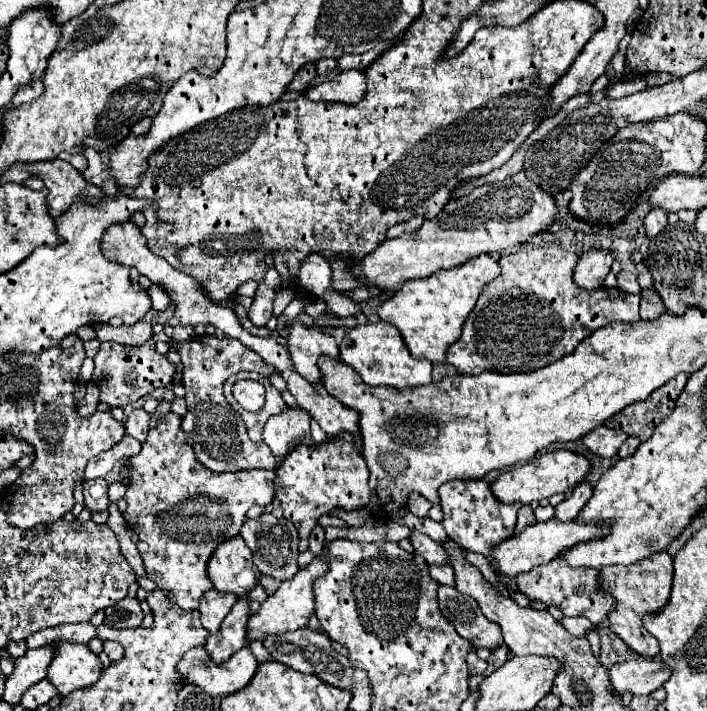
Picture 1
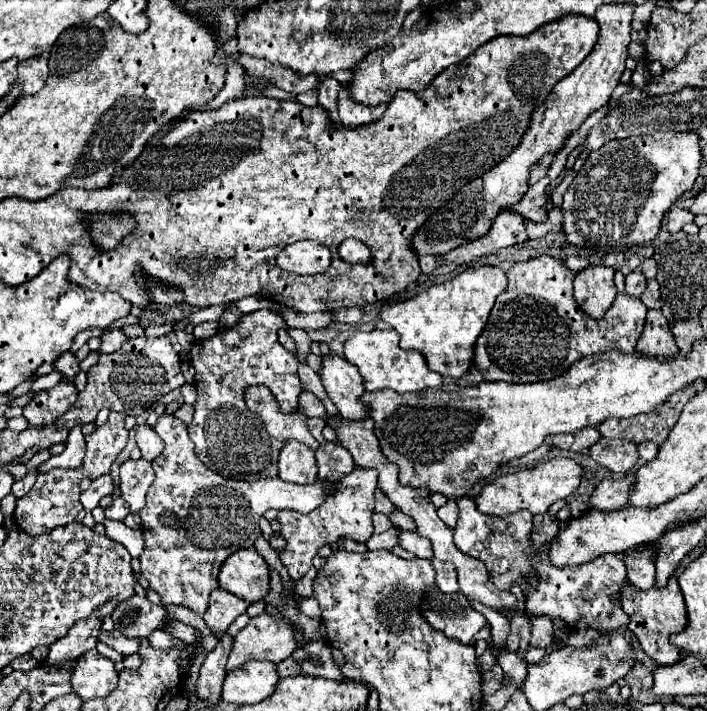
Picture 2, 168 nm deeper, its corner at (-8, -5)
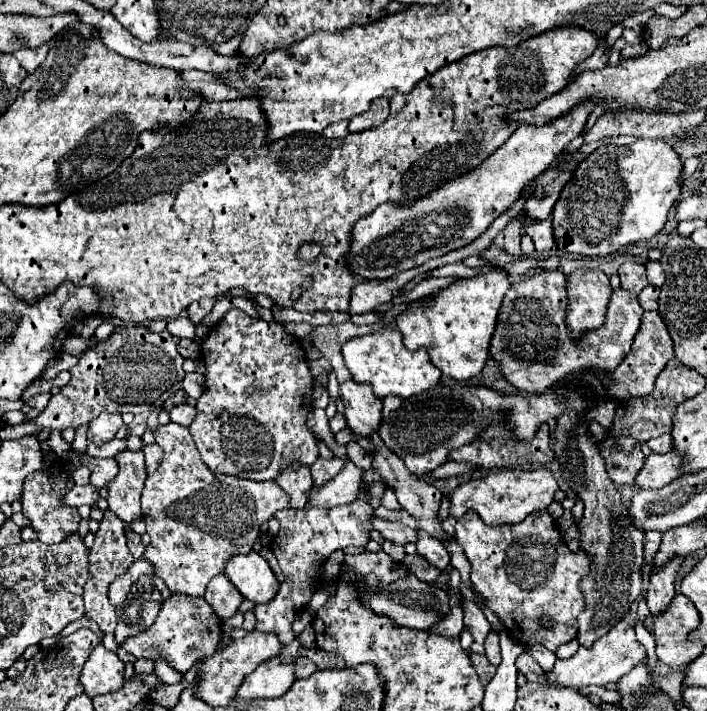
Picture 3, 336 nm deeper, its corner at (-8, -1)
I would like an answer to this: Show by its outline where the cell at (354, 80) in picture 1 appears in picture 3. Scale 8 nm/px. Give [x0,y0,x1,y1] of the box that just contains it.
[350,99,388,133]

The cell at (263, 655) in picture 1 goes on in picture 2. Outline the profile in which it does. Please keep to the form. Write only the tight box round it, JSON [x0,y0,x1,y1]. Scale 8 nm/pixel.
[276,657,302,677]

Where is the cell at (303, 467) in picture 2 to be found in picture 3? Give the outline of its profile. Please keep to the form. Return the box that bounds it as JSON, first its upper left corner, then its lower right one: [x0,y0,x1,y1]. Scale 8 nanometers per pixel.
[276,461,312,509]

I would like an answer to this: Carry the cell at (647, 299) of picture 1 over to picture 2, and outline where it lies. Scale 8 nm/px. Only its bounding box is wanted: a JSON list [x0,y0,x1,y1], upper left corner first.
[636,311,678,363]

